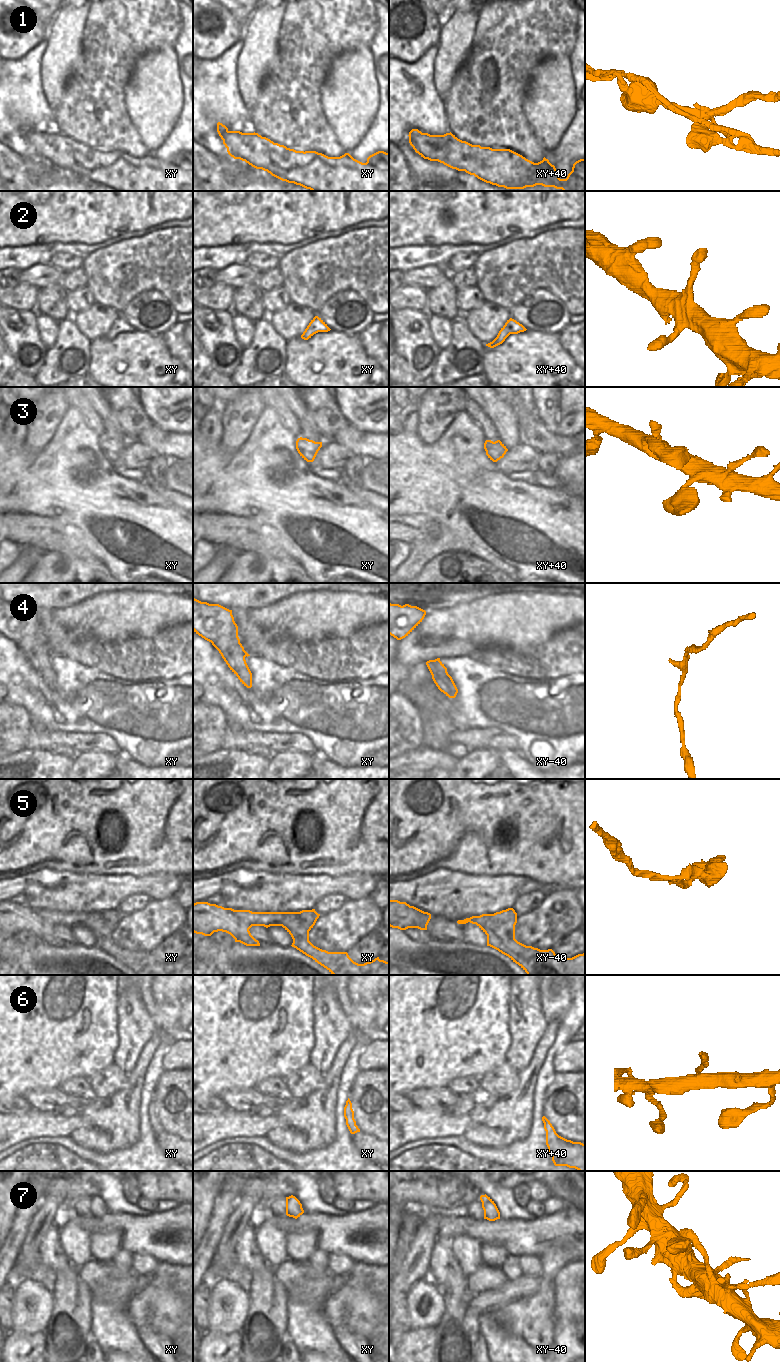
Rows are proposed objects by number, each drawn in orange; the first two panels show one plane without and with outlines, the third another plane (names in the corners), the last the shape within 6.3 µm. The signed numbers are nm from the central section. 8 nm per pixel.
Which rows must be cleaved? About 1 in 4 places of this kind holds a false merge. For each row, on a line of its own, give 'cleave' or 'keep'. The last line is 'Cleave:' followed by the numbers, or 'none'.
1: cleave
2: keep
3: keep
4: cleave
5: keep
6: keep
7: keep
Cleave: 1, 4

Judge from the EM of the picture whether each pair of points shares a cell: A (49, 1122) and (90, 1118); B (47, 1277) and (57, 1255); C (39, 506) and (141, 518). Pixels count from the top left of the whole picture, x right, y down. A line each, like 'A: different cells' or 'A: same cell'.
A: different cells
B: different cells
C: same cell

